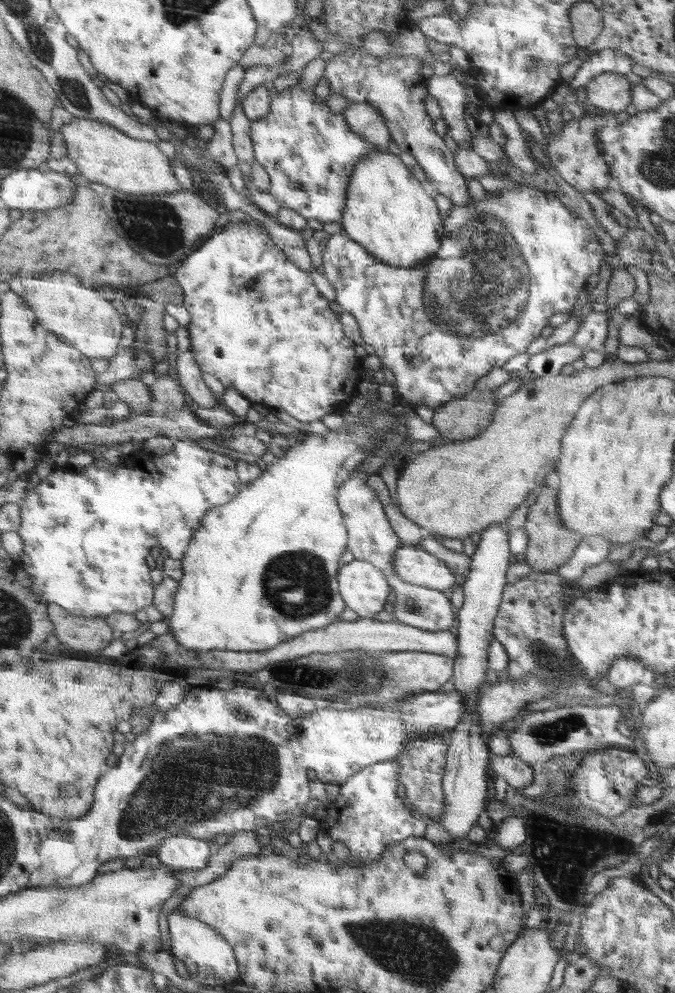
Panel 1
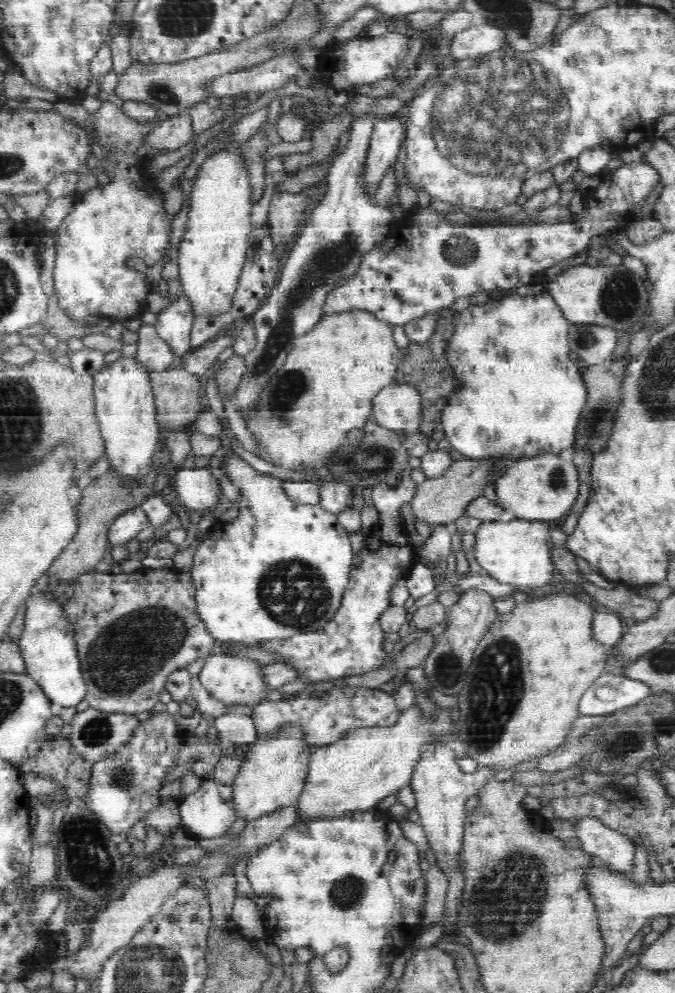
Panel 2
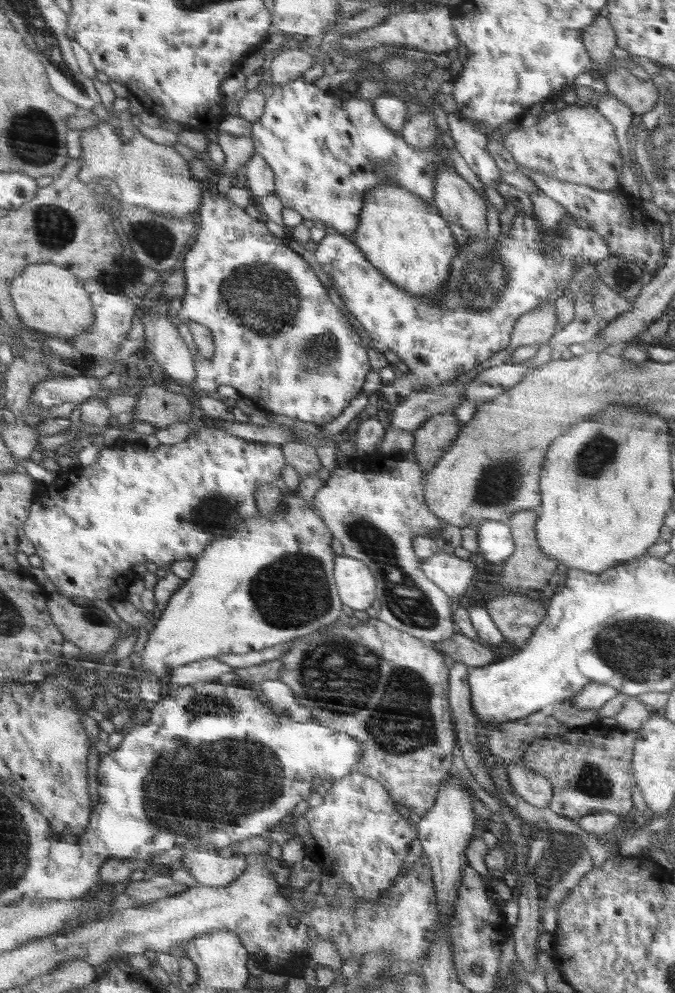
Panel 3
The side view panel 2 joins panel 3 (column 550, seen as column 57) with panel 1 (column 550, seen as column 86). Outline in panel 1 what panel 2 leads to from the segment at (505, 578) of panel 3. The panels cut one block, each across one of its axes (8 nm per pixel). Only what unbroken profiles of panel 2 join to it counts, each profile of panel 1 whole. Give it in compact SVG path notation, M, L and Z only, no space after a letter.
M544 486L540 489L534 505L528 510L526 522L524 522L523 530L528 536L528 545L523 556L518 559L524 564L528 564L531 572L534 573L554 573L560 567L565 566L583 540L582 534L570 532L562 526L560 516L558 516L558 494L559 490L551 487Z

